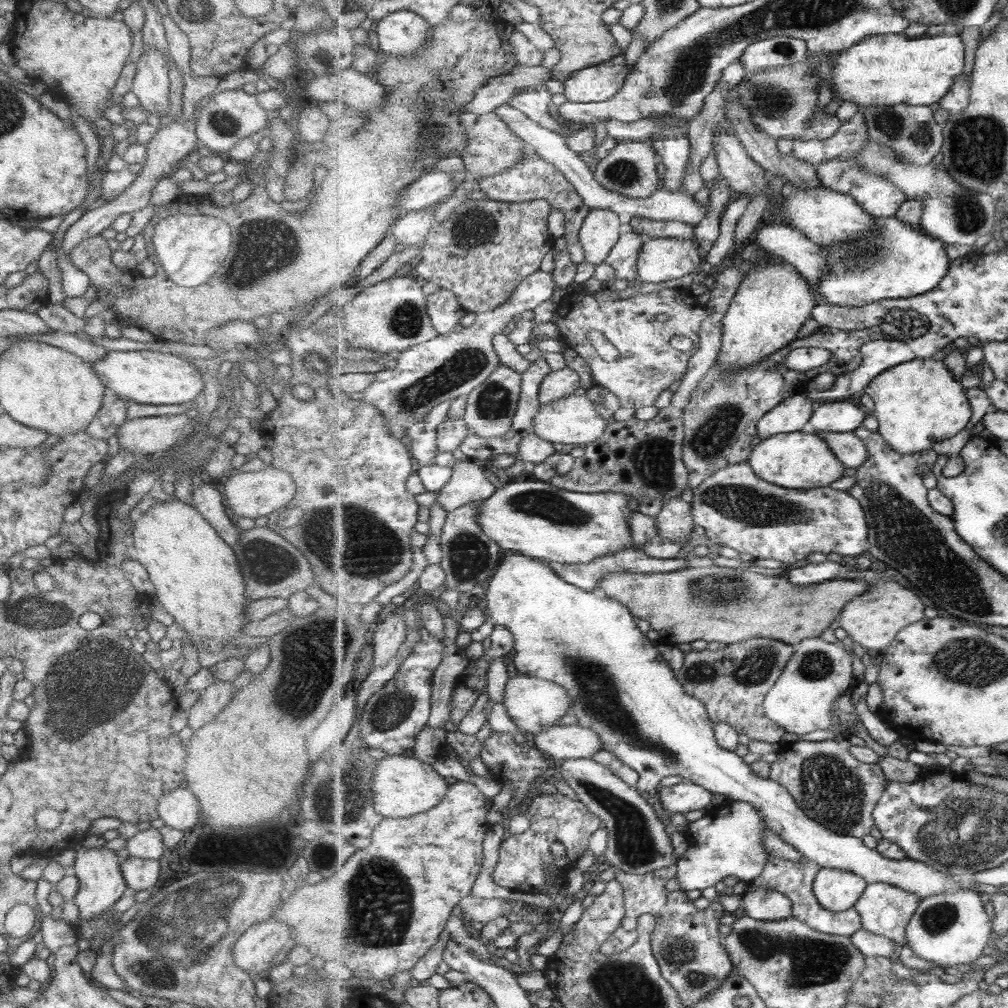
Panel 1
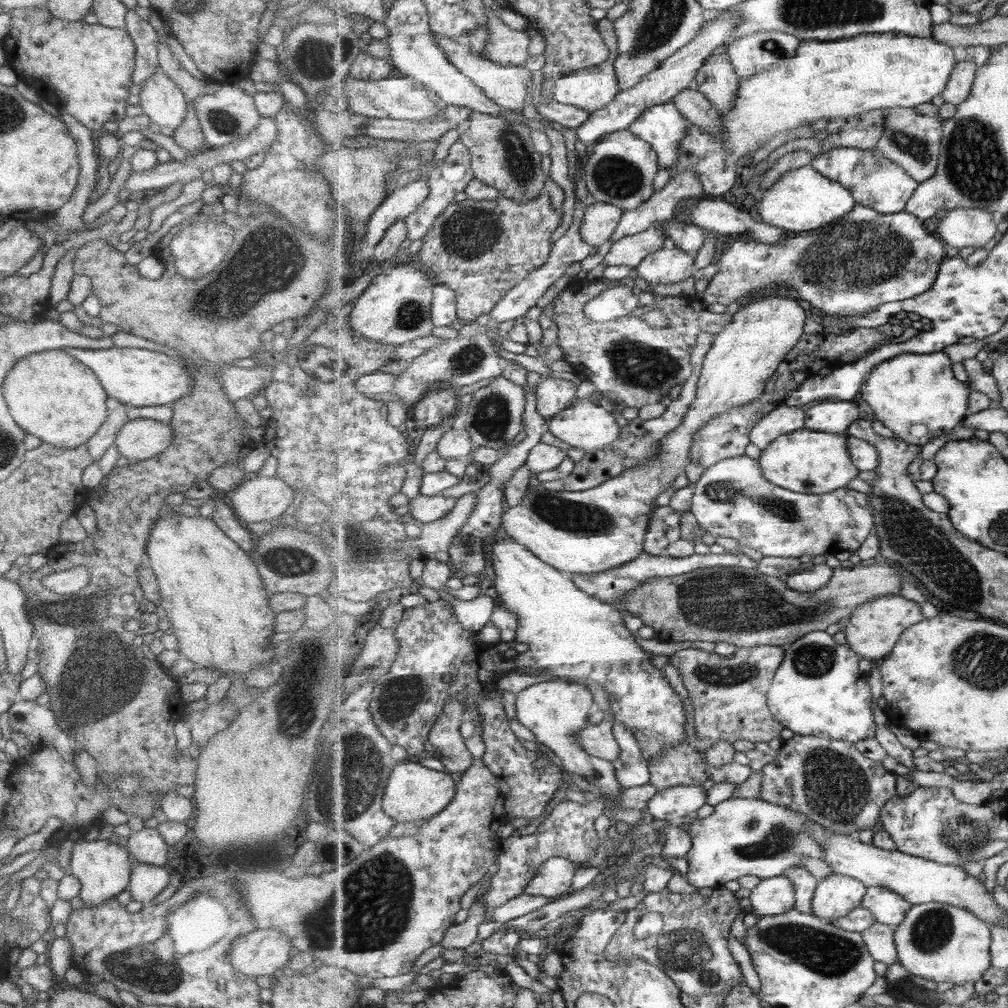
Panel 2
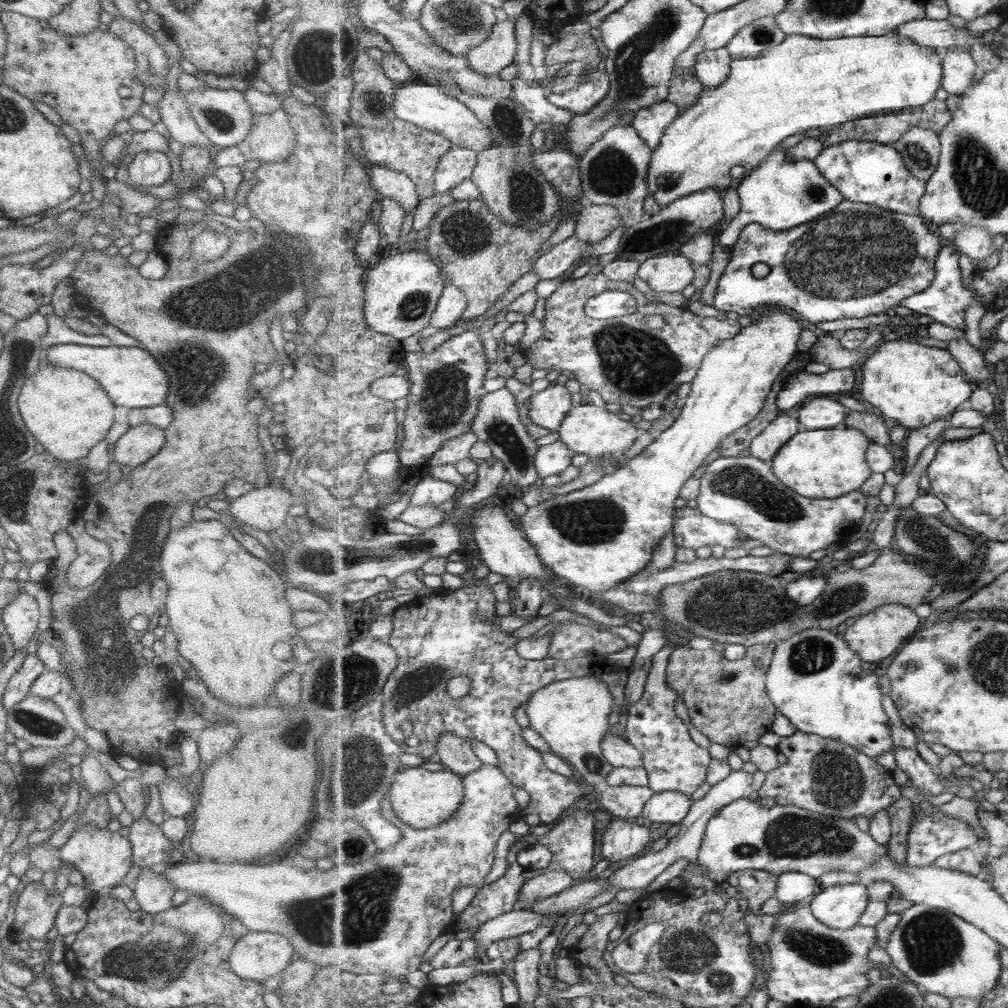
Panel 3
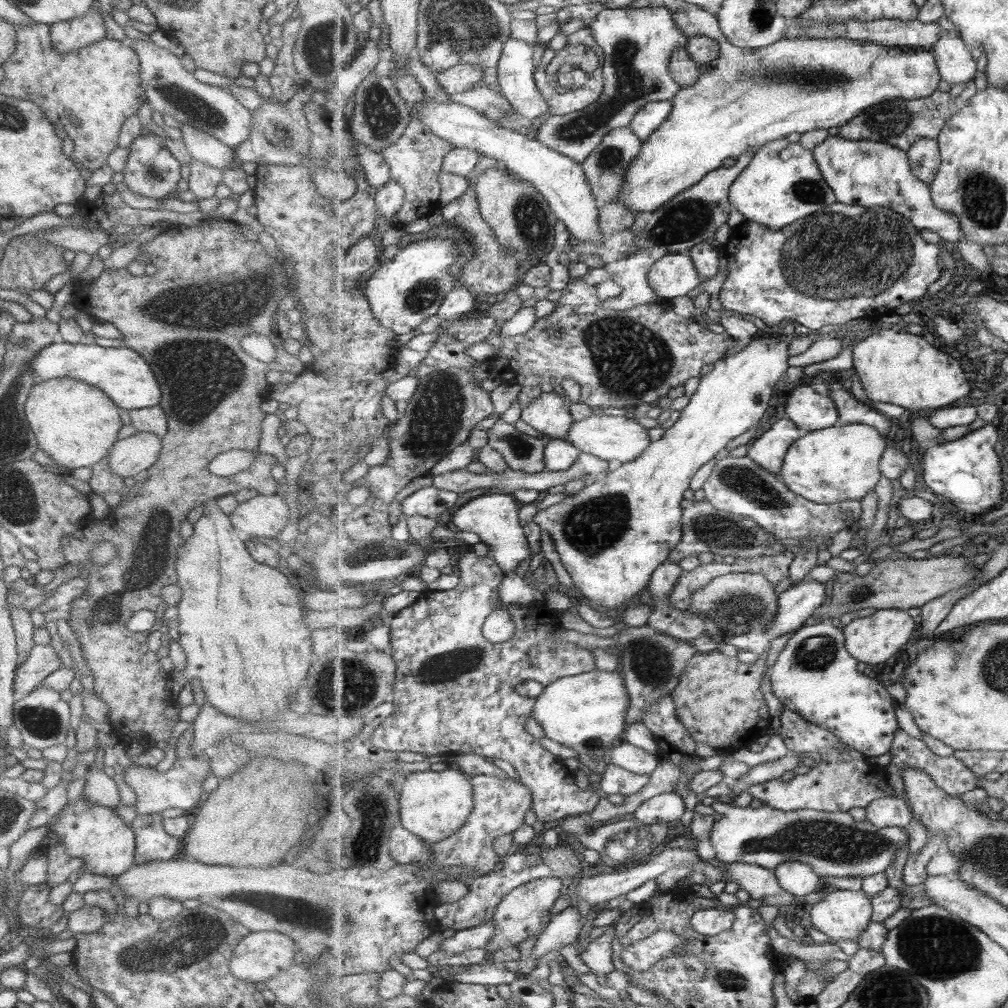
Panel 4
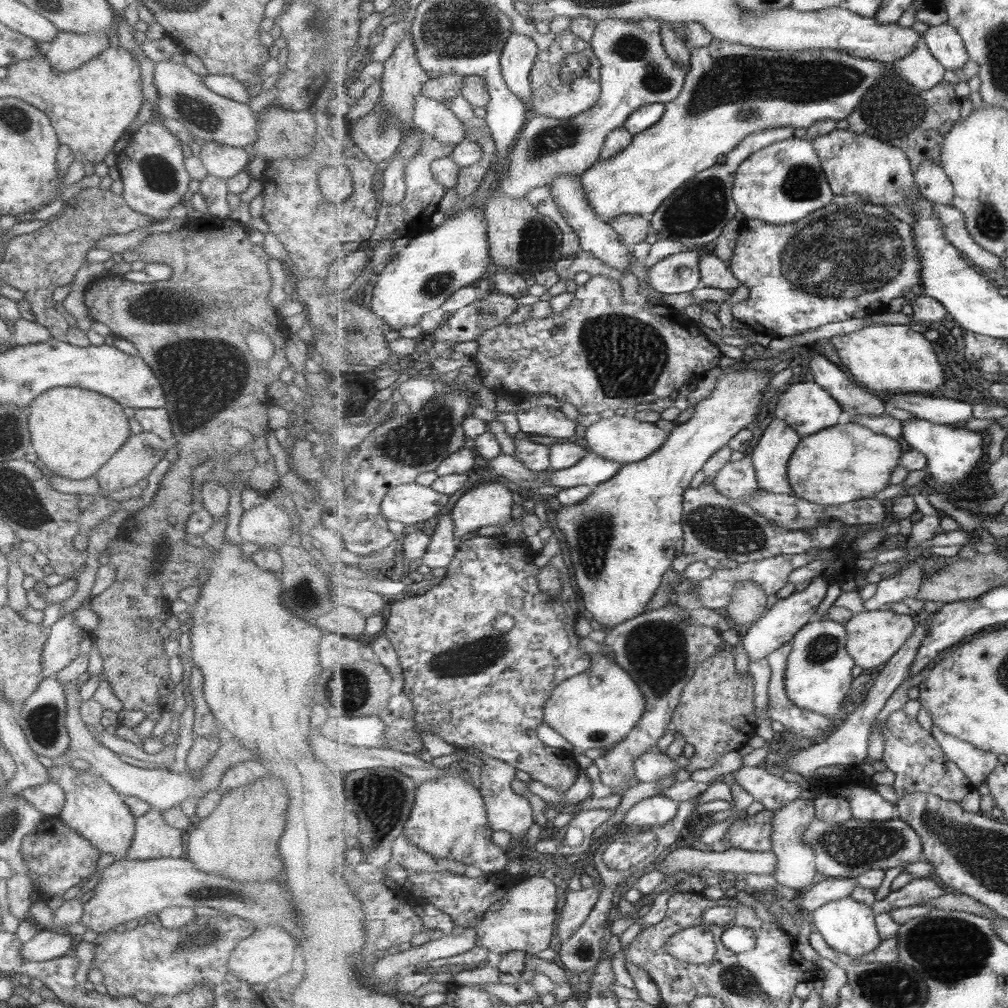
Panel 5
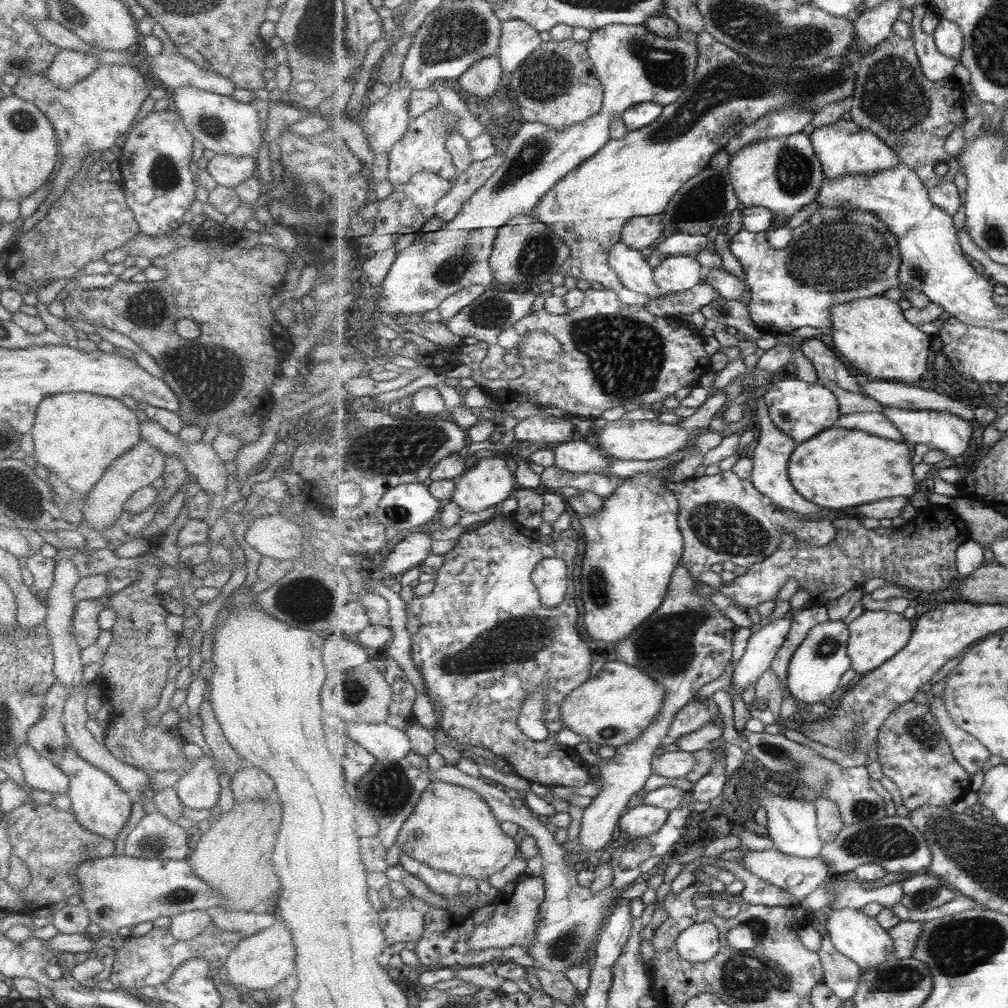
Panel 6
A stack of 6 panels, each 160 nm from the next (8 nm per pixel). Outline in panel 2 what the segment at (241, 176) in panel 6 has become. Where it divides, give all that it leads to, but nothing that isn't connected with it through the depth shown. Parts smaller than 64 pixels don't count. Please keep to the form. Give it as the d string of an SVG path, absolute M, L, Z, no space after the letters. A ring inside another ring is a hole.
M161 70L143 81L138 105L151 124L175 130L184 121L187 104L179 88Z

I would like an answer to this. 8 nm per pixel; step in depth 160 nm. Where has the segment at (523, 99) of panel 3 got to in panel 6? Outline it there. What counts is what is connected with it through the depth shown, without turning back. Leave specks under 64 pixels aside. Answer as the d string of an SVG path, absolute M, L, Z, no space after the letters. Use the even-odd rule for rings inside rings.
M515 19L503 22L502 40L497 54L501 59L503 70L515 74L542 42L539 31L527 22Z

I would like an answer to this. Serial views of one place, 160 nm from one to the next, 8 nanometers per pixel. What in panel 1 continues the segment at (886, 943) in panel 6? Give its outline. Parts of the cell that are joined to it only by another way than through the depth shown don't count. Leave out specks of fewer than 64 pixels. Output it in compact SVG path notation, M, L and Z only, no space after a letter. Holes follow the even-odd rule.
M822 868L814 882L814 894L827 911L844 912L857 905L867 885L868 882L858 874Z

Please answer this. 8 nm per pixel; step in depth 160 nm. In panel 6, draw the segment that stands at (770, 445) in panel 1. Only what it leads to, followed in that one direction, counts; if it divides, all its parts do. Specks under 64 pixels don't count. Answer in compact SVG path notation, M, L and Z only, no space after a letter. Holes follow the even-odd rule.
M840 426L799 443L791 456L788 473L804 498L828 509L855 508L887 498L911 497L917 492L911 448L907 444Z

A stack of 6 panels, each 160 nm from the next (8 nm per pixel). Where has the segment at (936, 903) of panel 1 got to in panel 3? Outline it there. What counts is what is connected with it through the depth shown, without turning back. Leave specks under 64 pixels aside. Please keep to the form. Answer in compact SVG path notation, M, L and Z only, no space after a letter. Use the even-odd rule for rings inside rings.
M914 905L901 914L901 923L887 944L895 966L923 990L946 998L983 998L1002 978L1002 946L987 932L950 911Z

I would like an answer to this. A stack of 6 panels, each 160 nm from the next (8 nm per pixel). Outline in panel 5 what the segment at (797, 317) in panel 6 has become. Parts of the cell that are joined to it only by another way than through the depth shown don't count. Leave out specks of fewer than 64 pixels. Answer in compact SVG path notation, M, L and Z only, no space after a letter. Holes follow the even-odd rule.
M831 203L802 221L787 225L744 219L730 267L741 284L749 288L749 296L743 303L731 306L734 319L747 323L758 334L790 337L858 315L886 313L893 298L903 298L915 284L922 284L922 254L918 254L914 227L895 218L883 205L858 203L856 206L859 212L849 212L855 206L847 208Z

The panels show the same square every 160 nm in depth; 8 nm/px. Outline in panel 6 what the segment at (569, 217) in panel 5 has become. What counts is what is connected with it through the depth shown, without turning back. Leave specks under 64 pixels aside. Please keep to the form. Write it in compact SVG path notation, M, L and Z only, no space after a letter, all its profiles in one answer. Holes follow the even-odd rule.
M621 241L610 246L608 253L610 265L629 290L645 294L650 300L659 300L669 293L655 282L654 267L640 251L633 250Z

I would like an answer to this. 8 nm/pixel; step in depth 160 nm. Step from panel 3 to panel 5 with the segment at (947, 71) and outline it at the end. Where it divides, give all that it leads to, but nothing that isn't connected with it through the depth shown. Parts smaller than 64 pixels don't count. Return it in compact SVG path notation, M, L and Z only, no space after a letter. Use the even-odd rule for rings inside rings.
M946 22L929 27L923 38L939 62L946 66L947 71L958 73L967 64L970 54L966 49L966 43L962 39L962 34L959 34L952 24Z

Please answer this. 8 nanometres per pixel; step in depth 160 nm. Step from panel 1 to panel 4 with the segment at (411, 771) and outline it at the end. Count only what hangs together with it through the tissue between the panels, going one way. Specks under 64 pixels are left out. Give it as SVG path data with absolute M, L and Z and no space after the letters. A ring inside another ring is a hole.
M455 766L444 771L409 773L399 787L401 825L428 844L453 836L466 826L475 808L475 791L467 774Z

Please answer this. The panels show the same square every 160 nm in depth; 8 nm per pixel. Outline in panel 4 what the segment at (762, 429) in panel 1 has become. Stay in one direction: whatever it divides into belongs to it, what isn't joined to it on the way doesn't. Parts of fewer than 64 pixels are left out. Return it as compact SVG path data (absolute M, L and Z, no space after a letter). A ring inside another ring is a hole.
M785 415L759 438L754 438L746 456L767 471L781 476L787 452L806 434Z

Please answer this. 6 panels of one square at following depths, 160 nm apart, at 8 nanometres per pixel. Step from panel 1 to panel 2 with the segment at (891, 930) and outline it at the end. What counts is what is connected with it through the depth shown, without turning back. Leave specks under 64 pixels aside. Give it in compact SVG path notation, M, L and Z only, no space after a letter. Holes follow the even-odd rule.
M870 886L862 906L873 912L875 922L897 928L905 921L907 912L910 912L914 905L894 890L884 886Z

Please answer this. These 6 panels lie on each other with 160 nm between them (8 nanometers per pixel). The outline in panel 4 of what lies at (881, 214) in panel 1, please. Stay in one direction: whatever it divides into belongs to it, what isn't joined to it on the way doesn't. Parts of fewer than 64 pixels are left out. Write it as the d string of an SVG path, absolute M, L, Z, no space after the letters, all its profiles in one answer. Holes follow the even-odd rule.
M836 134L829 135L825 142L819 144L814 150L814 157L839 202L892 208L920 229L936 232L949 247L966 238L959 218L935 206L930 185L915 176L906 150L886 142L851 140Z

